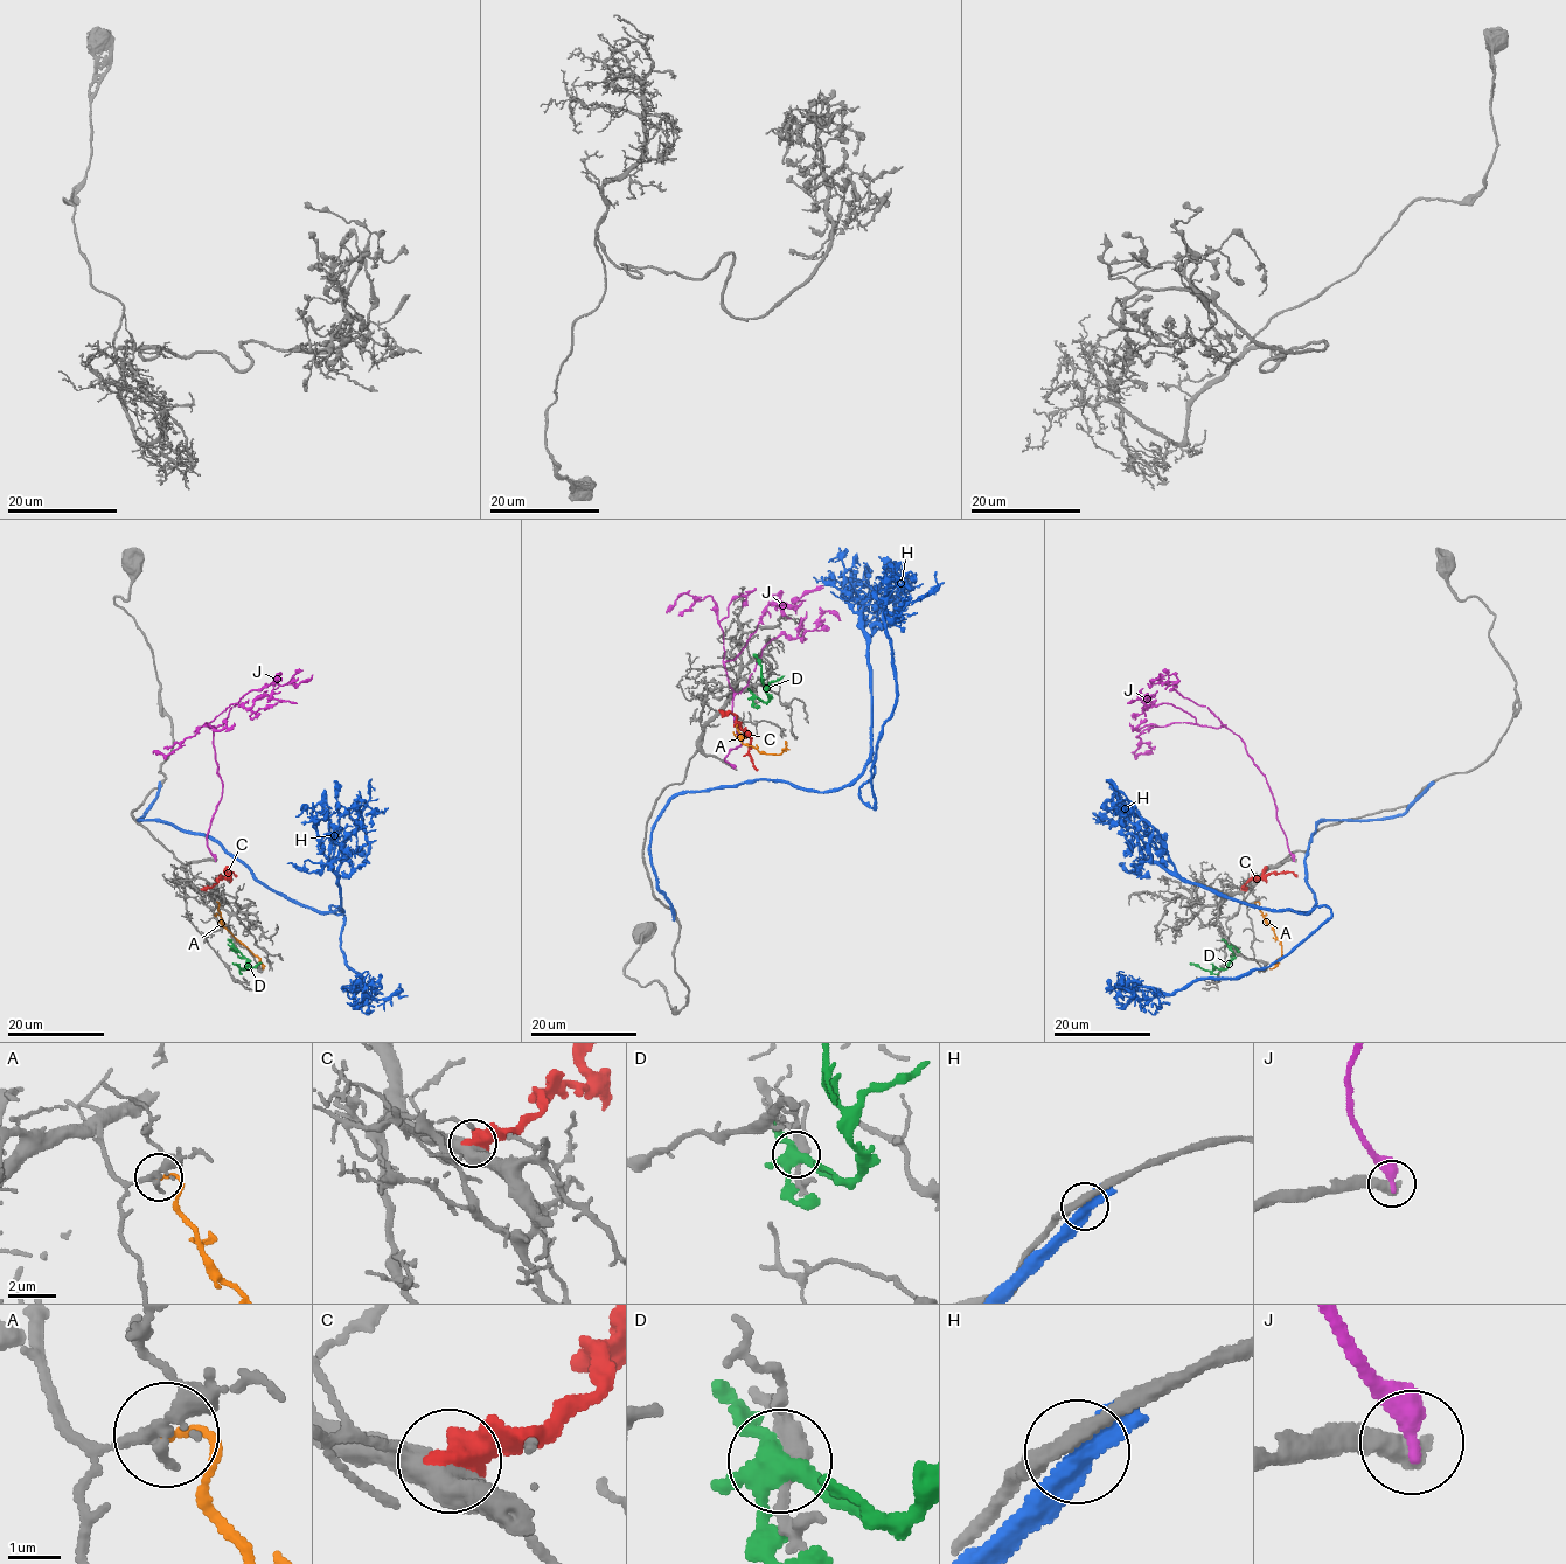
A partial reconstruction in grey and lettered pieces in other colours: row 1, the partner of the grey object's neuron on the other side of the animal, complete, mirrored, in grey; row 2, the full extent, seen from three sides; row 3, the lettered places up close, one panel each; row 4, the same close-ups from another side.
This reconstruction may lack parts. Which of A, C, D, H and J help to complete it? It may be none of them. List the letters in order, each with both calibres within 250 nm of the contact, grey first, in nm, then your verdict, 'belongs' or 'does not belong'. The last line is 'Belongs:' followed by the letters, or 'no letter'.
A: calibres 200 and 170 nm; belongs
C: calibres 440 and 650 nm; does not belong
D: calibres 280 and 360 nm; does not belong
H: calibres 320 and 440 nm; does not belong
J: calibres 440 and 460 nm; does not belong
Belongs: A

